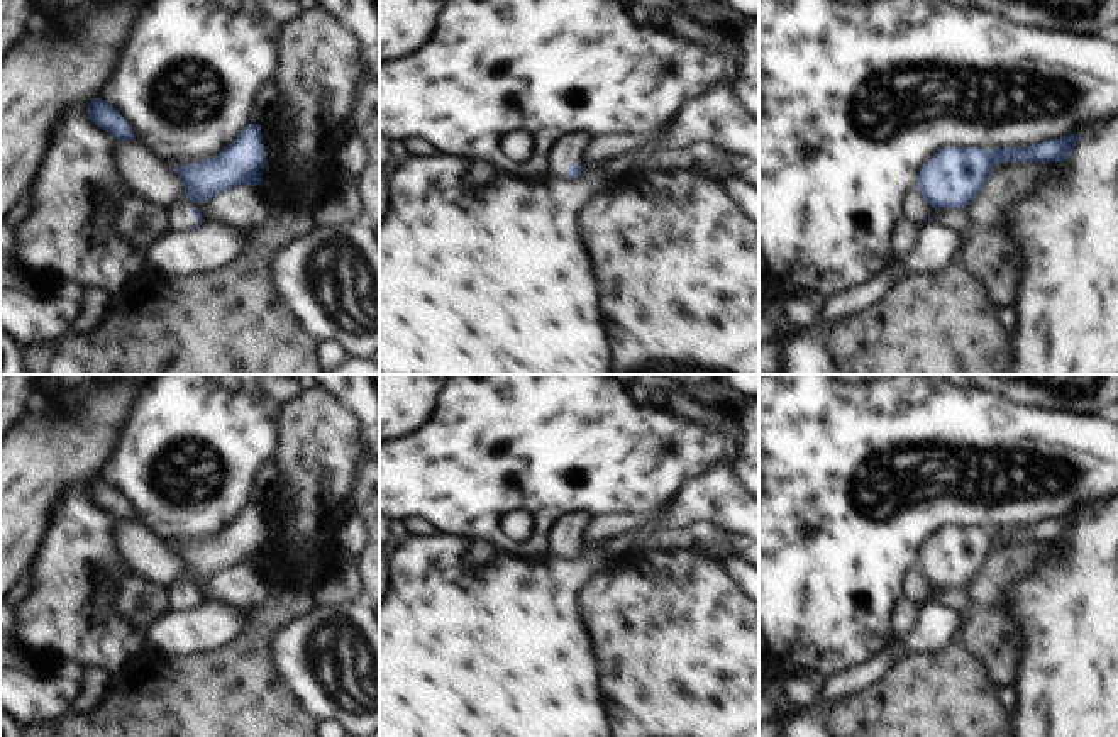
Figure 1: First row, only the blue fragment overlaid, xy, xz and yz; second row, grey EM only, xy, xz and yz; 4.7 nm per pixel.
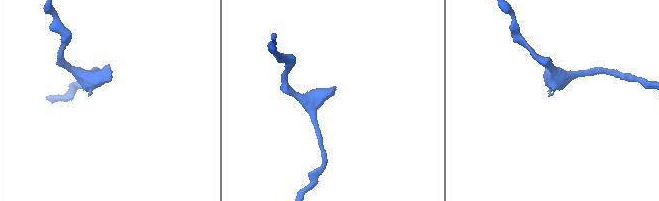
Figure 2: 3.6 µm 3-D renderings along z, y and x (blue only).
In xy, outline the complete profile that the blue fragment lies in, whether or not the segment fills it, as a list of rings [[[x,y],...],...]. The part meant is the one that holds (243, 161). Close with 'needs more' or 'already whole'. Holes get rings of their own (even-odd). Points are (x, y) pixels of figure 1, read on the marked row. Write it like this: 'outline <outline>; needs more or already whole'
outline [[[247,124],[225,149],[205,161],[171,168],[183,181],[186,198],[164,212],[171,232],[188,232],[203,220],[195,203],[208,202],[217,193],[239,185],[259,185],[266,166],[266,147],[259,124]]]; needs more

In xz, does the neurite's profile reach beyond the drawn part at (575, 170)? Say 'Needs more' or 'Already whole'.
Needs more

